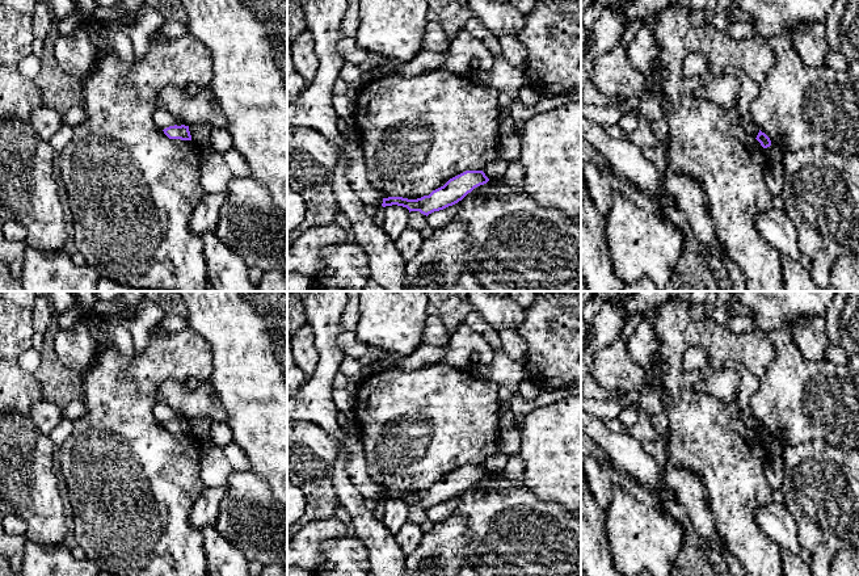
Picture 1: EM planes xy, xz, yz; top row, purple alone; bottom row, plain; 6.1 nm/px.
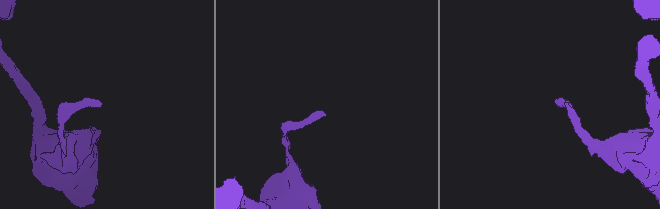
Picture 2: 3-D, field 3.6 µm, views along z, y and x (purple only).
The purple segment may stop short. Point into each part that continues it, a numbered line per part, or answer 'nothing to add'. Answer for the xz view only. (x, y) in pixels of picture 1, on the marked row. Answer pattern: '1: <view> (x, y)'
nothing to add

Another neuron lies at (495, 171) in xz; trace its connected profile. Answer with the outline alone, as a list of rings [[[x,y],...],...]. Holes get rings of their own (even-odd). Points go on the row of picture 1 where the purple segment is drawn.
[[[497,156],[493,161],[488,163],[484,168],[485,176],[490,181],[502,181],[502,177],[509,167],[509,161],[504,160],[502,157]]]

